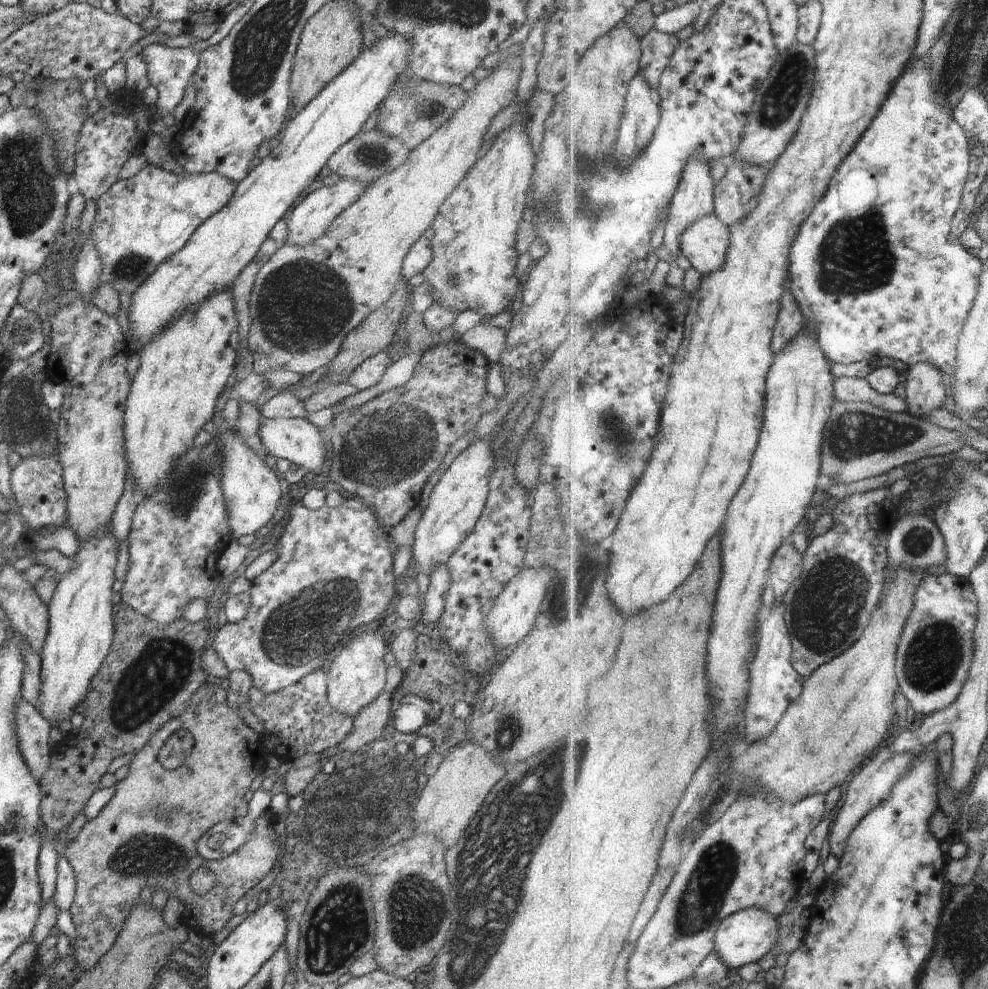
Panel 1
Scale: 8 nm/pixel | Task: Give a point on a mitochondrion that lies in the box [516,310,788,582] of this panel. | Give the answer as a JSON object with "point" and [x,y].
{"point":[613,426]}

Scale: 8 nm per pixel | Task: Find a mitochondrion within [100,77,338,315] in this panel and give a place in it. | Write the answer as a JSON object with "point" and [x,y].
{"point":[128,267]}

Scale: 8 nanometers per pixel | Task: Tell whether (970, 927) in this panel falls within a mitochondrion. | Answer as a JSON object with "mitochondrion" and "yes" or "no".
{"mitochondrion":"yes"}

